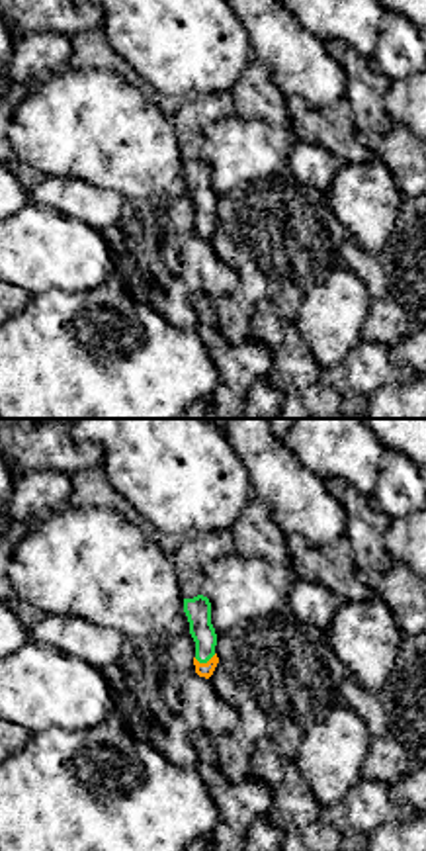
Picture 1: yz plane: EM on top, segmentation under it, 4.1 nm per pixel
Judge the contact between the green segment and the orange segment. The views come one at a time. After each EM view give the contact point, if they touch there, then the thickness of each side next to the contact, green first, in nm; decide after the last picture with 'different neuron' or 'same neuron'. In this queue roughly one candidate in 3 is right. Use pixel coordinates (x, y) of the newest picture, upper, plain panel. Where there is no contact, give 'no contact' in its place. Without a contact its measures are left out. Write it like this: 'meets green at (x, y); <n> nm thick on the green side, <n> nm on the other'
meets green at (204, 223); 110 nm thick on the green side, 60 nm on the other

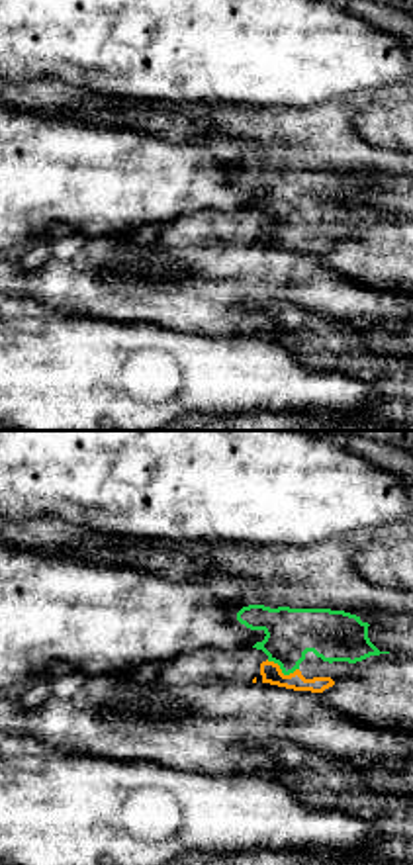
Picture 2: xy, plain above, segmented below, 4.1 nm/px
meets green at (282, 233); 200 nm thick on the green side, 90 nm on the other

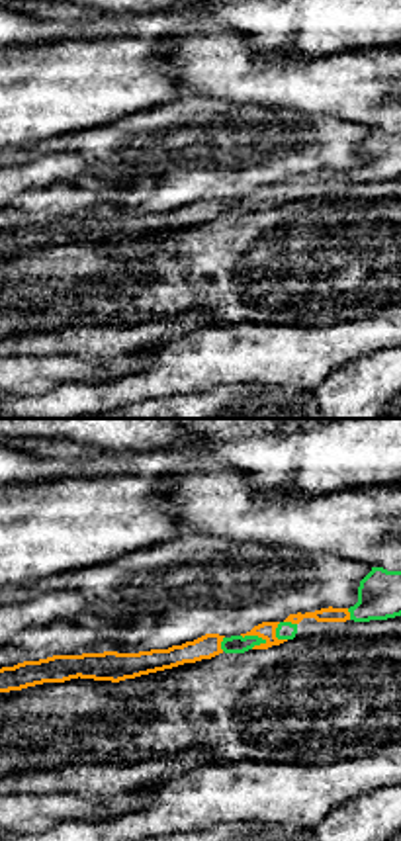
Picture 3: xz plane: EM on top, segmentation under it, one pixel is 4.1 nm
meets green at (255, 198); 80 nm thick on the green side, 80 nm on the other

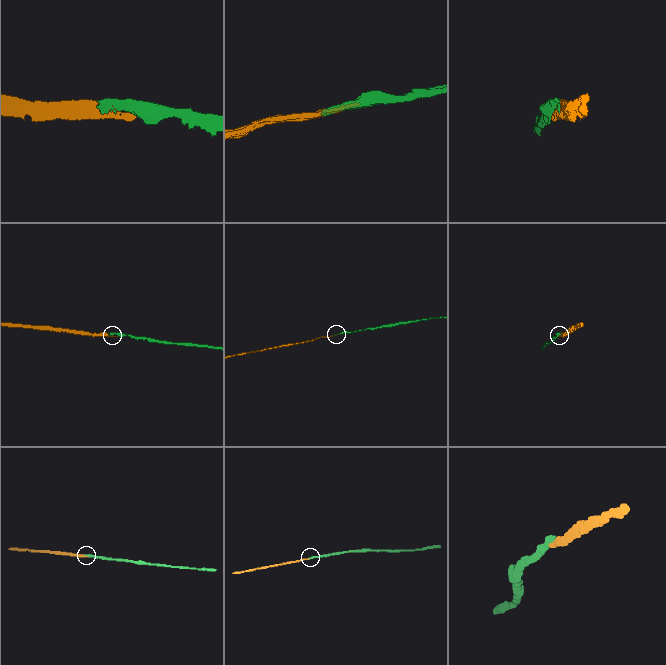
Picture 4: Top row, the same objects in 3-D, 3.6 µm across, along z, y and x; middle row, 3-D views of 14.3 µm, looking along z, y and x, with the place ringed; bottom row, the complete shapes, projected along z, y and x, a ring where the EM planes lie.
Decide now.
same neuron

